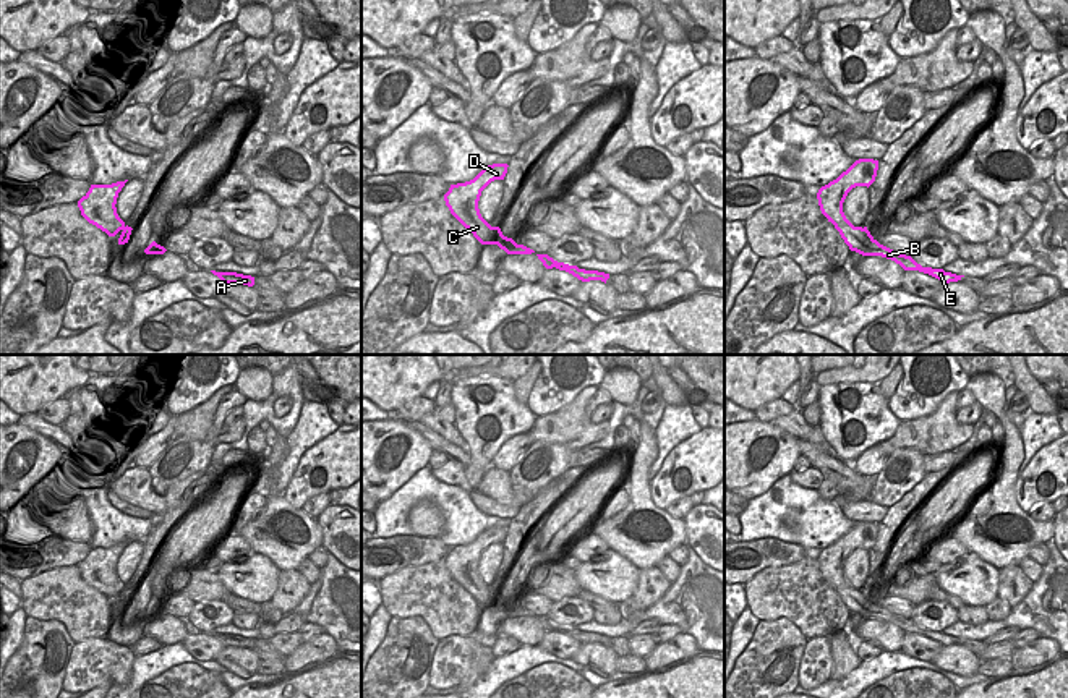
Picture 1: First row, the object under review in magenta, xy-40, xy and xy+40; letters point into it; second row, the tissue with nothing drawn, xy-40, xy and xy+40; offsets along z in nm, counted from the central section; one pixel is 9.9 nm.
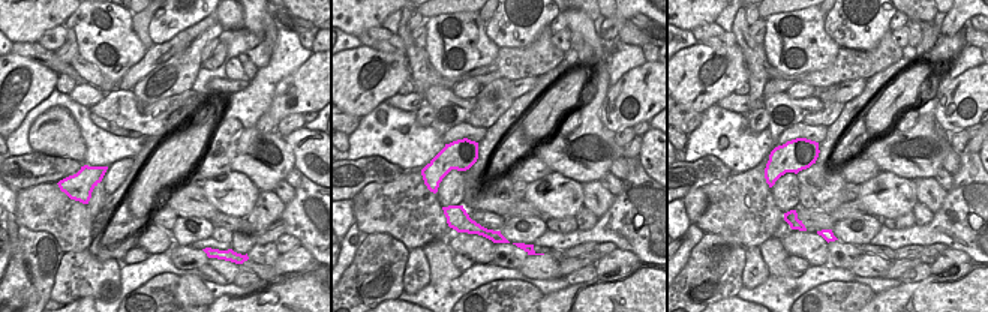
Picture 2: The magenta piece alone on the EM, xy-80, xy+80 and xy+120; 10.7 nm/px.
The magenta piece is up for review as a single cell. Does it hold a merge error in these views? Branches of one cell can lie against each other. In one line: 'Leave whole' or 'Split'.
Leave whole

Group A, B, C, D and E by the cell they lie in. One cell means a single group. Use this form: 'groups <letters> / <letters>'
groups A B C D E

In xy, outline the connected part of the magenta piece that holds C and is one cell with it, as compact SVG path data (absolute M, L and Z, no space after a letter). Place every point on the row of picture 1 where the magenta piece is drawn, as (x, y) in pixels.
M493 164L485 167L473 180L451 185L444 194L444 201L451 214L468 228L481 245L498 245L507 254L532 254L535 253L533 249L504 236L499 227L491 227L478 209L481 191L491 181L504 180L507 167L507 164Z

